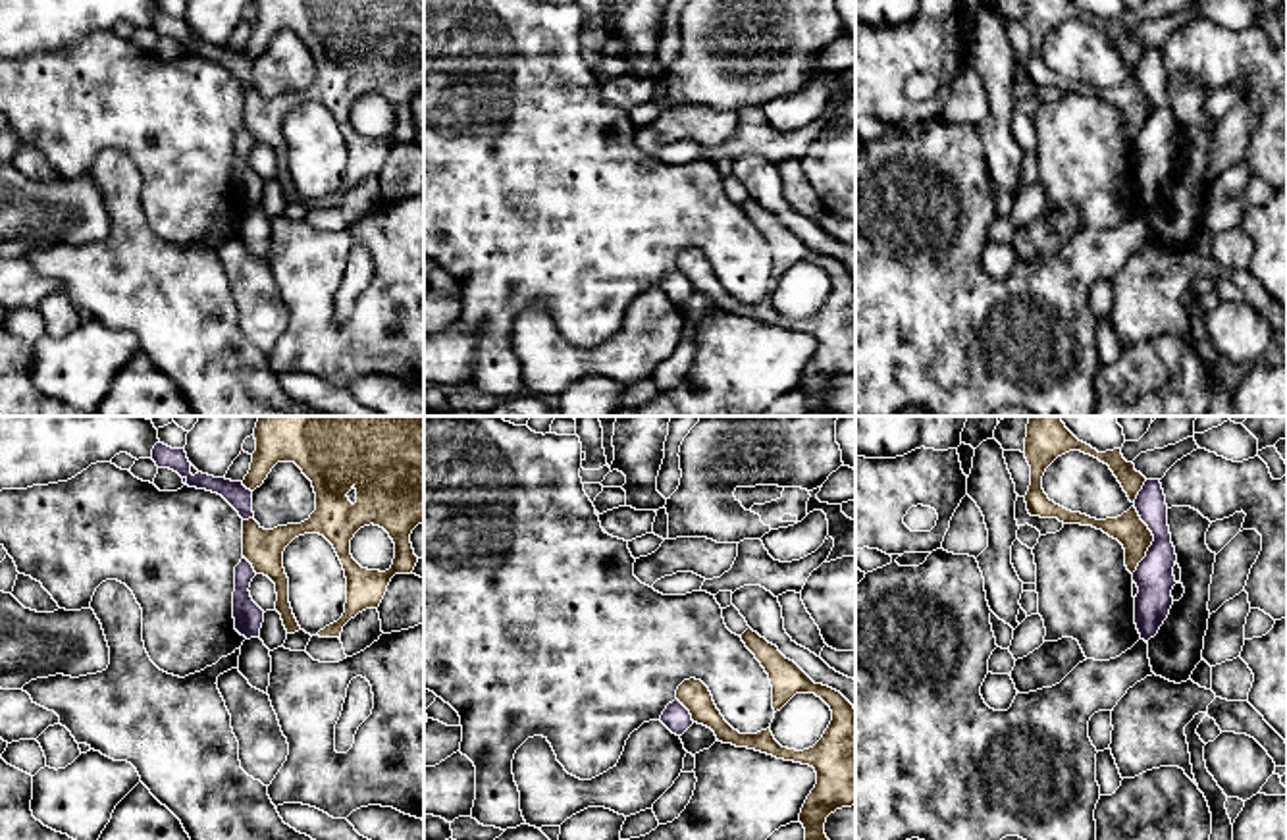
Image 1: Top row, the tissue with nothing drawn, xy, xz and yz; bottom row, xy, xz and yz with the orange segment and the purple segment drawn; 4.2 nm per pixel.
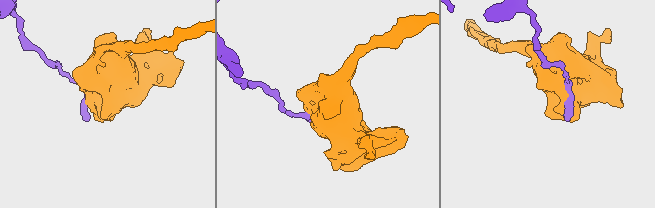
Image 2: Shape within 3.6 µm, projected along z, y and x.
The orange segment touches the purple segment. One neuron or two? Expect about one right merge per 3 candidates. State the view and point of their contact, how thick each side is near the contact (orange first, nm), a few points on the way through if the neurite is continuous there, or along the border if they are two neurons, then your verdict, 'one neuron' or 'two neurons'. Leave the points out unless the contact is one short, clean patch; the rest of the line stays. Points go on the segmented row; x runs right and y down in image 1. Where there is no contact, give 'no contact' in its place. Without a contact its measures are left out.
contact yz (1153, 540); calibres 140 and 160 nm; border yz (1135, 505), (1153, 536), (1153, 544), (1131, 573); two neurons

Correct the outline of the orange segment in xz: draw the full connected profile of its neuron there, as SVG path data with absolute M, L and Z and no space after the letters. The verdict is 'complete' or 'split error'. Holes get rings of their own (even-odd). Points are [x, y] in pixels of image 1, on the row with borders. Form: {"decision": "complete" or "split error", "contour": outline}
{"decision": "complete", "contour": "M751 628L740 638L769 674L775 713L796 694L815 694L830 707L832 721L813 748L803 751L782 748L771 728L740 734L724 721L701 680L684 680L676 690L676 699L690 711L694 722L711 728L722 744L813 767L817 784L801 807L800 823L805 828L805 840L828 840L825 834L827 817L836 809L855 805L855 707L840 692L815 684L776 645Z"}

